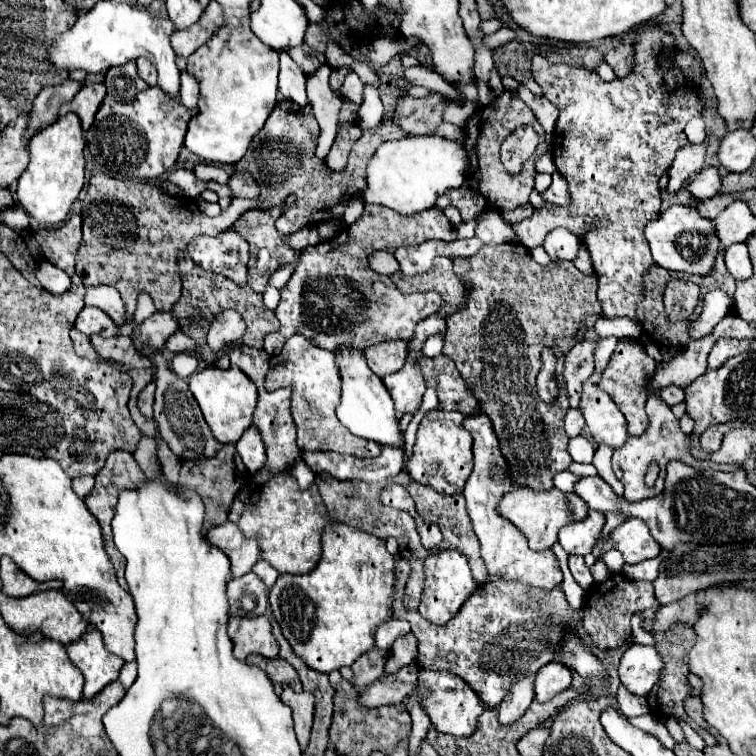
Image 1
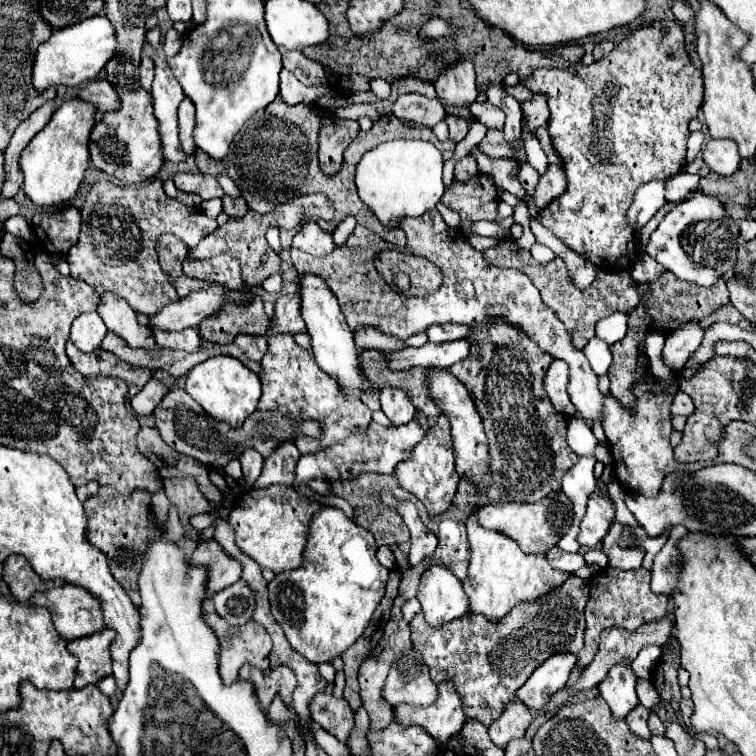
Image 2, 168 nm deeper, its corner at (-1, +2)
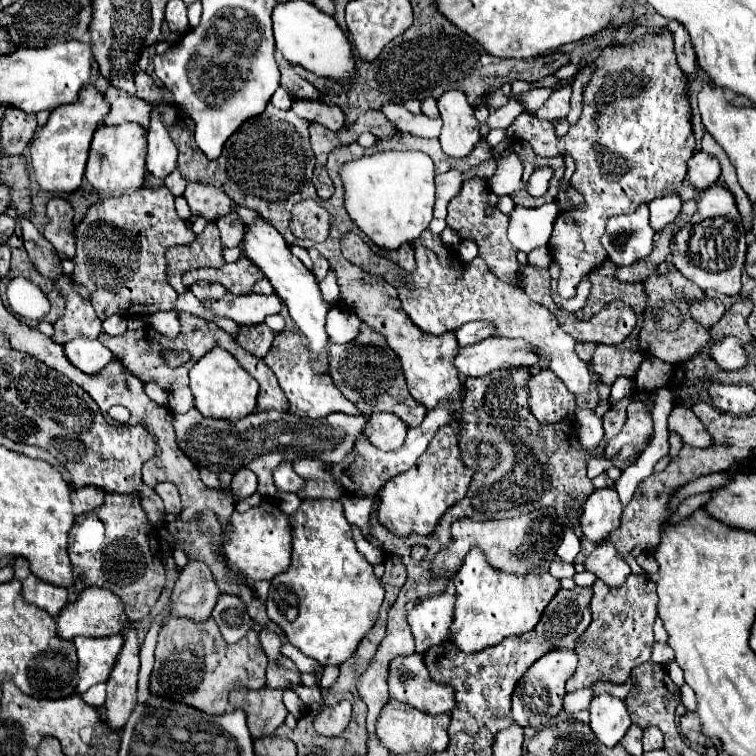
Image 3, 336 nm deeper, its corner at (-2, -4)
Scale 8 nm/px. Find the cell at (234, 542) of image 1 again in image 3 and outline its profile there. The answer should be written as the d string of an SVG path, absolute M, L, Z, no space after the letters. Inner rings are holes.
M187 563L173 587L173 593L169 597L169 613L175 617L185 617L195 623L207 621L215 601L219 597L219 587L205 563ZM193 591L193 599L181 599L181 595L187 595Z

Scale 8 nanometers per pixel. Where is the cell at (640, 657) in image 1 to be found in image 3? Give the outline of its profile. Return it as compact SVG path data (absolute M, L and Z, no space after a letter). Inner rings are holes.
M599 695L589 707L589 727L605 747L615 747L631 725L625 701L611 695Z

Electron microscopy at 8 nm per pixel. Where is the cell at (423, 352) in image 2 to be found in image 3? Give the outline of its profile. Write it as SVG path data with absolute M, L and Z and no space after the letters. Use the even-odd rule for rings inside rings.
M489 337L471 347L461 347L455 357L455 367L461 377L485 377L497 369L535 369L541 367L539 353L523 339Z

